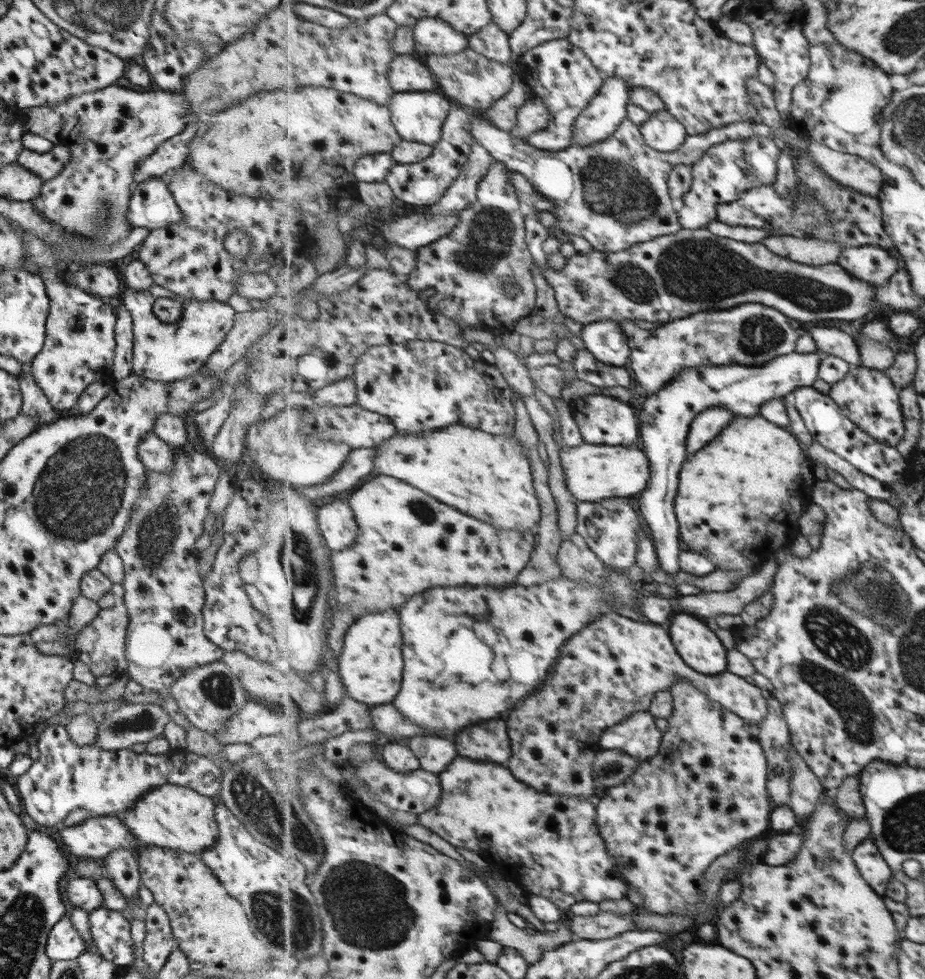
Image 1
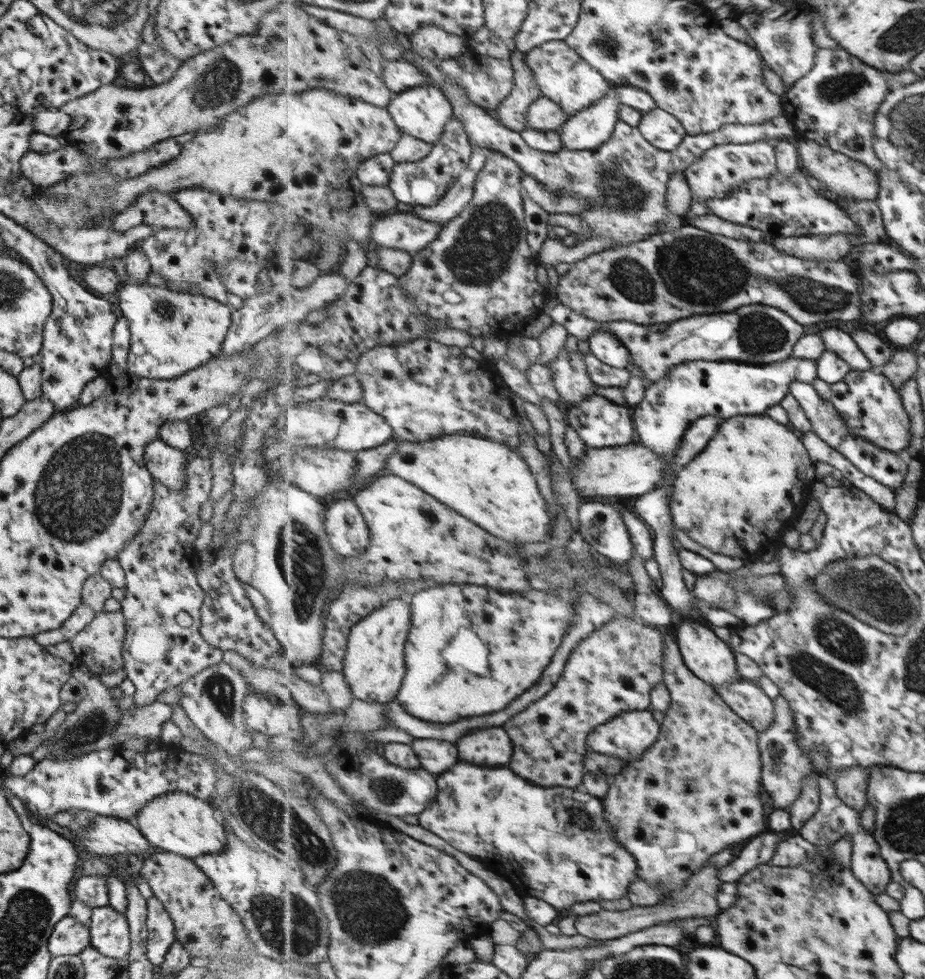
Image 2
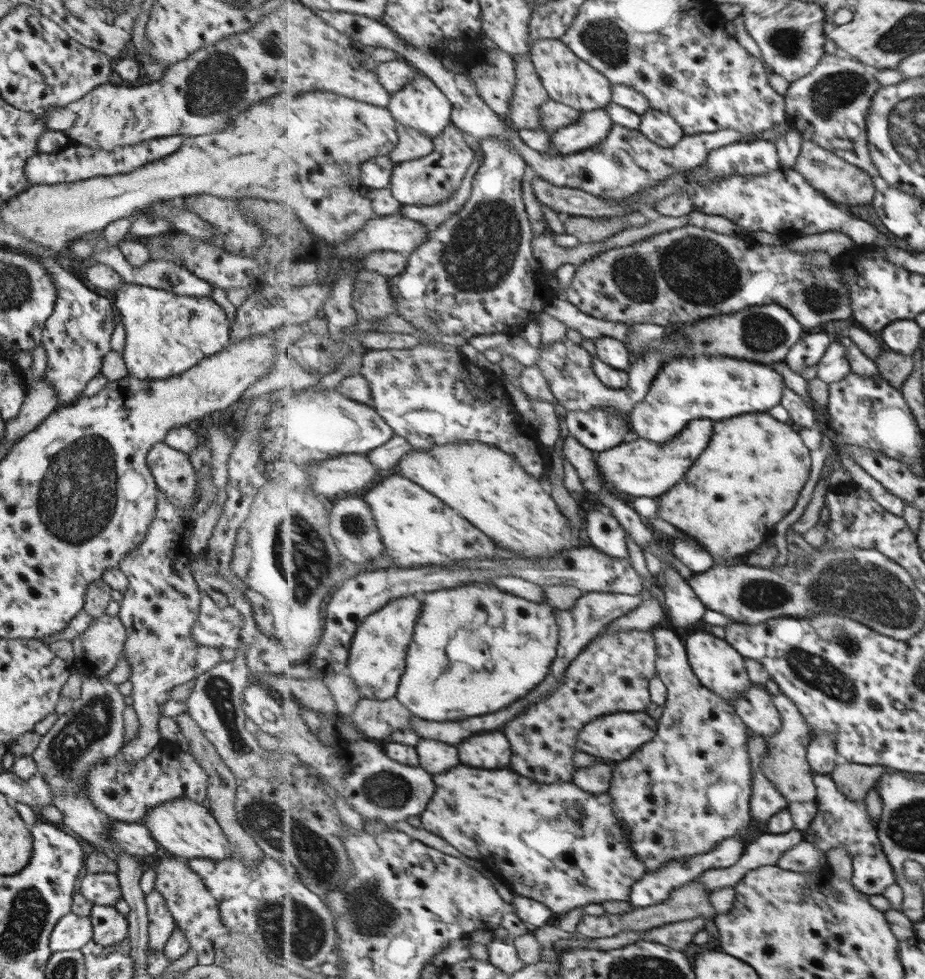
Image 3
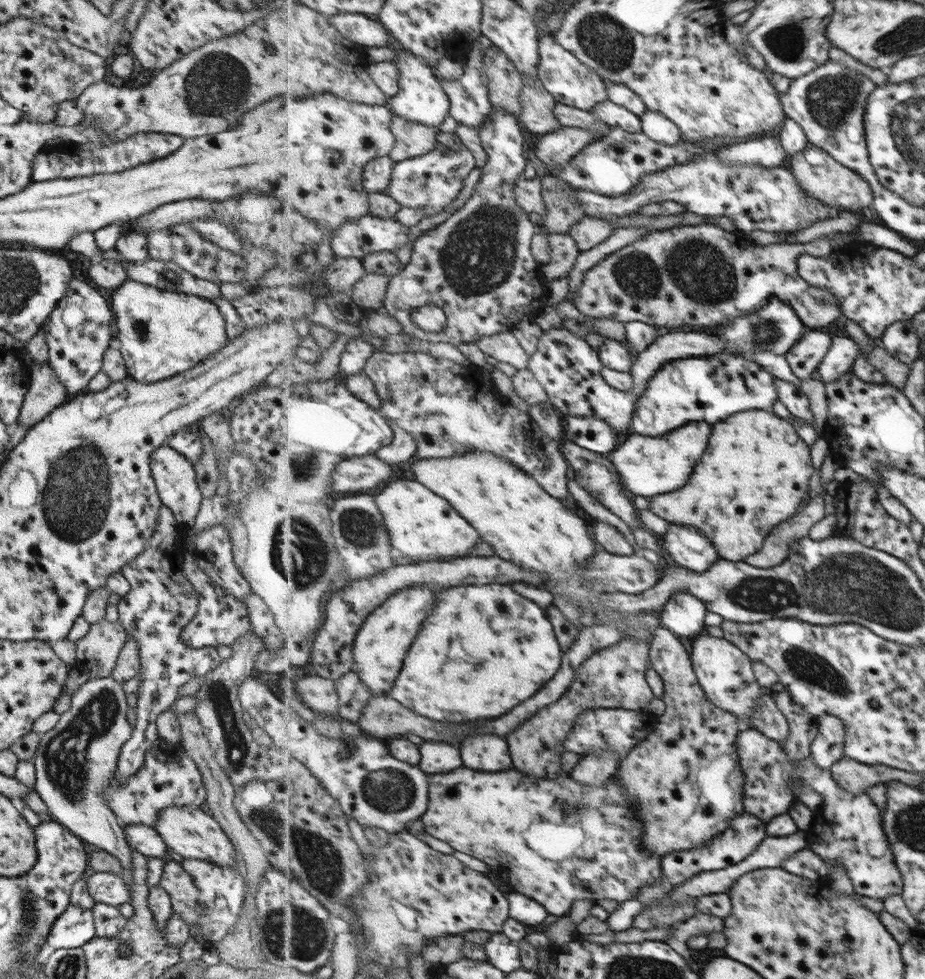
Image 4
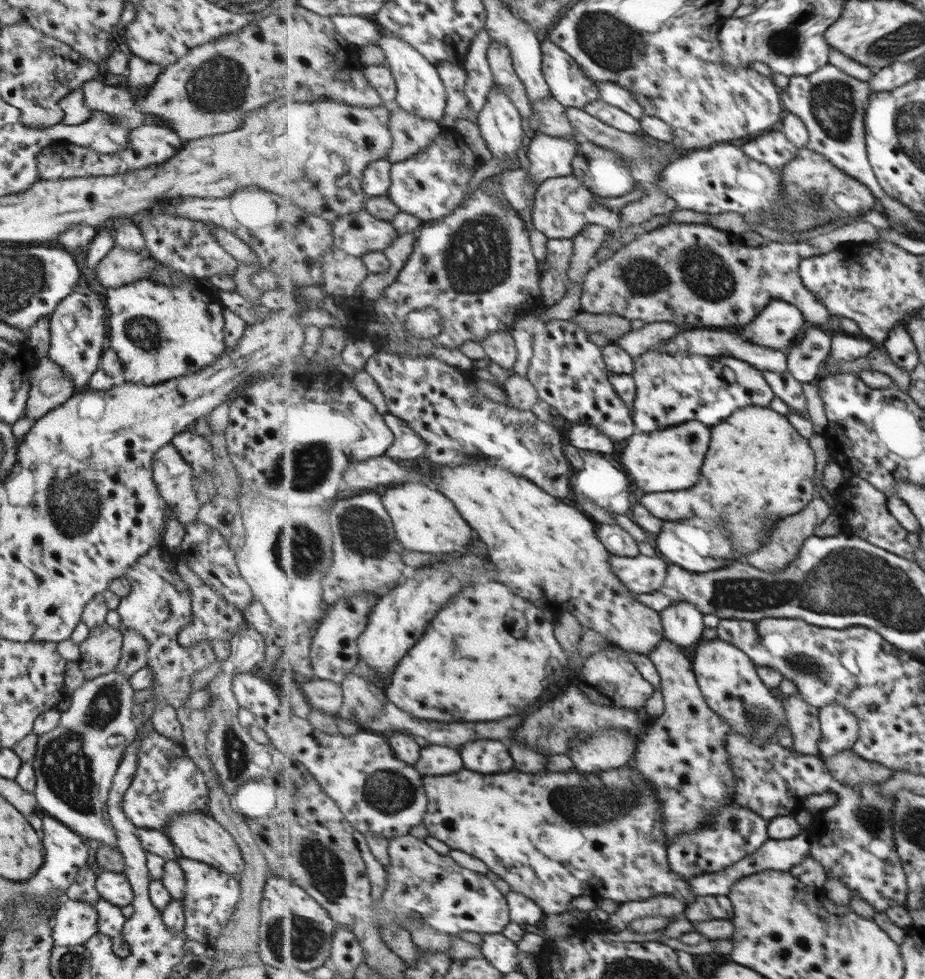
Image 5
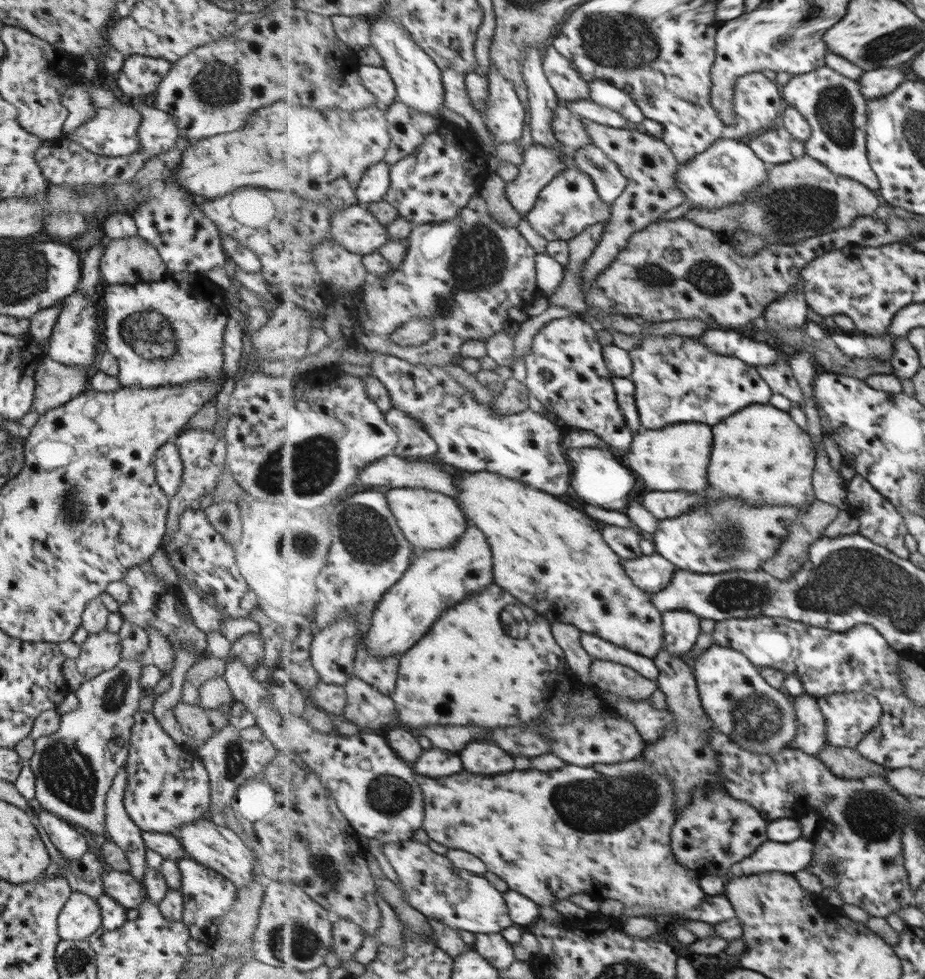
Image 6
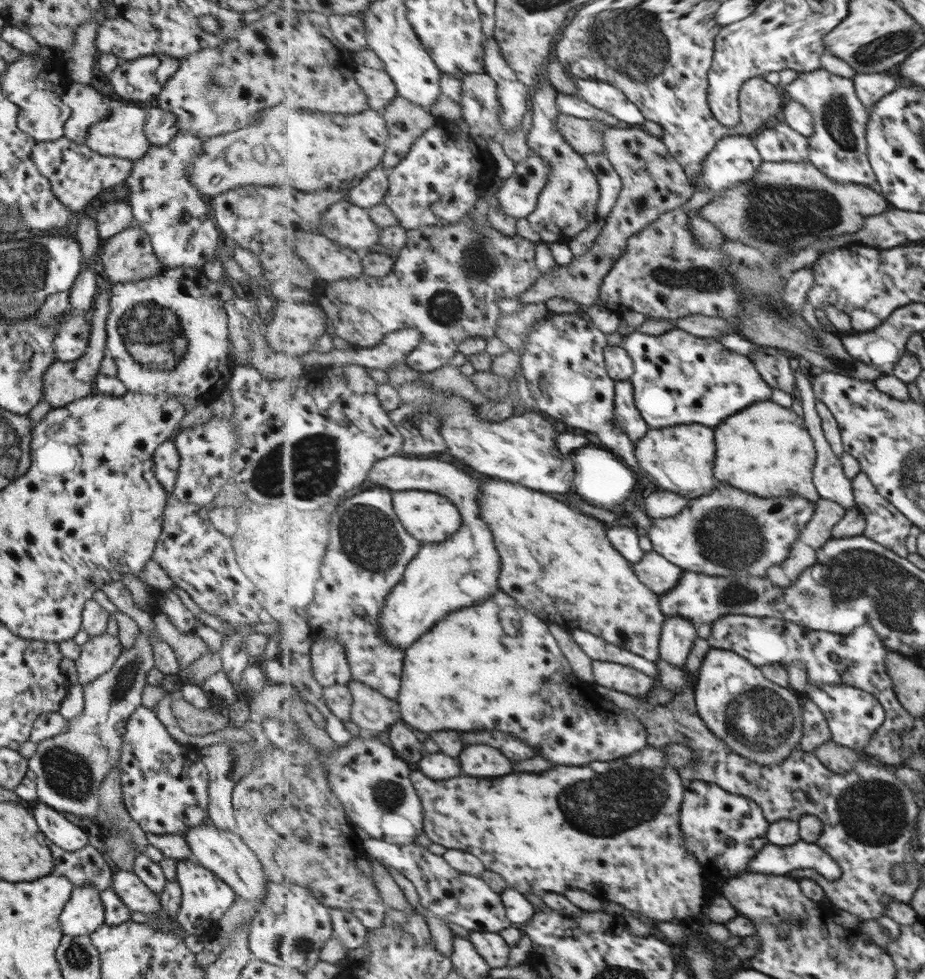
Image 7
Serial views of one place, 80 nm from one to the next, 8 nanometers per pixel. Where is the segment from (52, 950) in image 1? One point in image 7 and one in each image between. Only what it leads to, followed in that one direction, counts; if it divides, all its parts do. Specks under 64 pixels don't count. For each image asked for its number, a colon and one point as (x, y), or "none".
2: (68, 937)
3: (71, 932)
4: (74, 927)
5: (73, 922)
6: (78, 918)
7: (83, 912)

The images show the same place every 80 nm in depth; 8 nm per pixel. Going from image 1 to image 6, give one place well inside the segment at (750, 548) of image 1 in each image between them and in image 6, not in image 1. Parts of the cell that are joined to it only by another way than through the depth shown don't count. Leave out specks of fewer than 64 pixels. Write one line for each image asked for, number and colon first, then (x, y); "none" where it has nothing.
2: (738, 498)
3: (750, 478)
4: (756, 474)
5: (759, 470)
6: (761, 455)

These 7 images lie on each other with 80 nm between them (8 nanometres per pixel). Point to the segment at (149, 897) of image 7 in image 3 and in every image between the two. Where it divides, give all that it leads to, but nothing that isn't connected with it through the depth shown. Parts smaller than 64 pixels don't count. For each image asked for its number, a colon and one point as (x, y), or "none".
3: (99, 889)
4: (105, 887)
5: (113, 887)
6: (120, 886)

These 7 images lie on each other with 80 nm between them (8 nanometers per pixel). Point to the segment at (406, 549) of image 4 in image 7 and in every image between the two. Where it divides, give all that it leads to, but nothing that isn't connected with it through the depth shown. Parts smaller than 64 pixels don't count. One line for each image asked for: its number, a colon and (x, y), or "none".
5: (427, 521)
6: (431, 521)
7: (430, 517)

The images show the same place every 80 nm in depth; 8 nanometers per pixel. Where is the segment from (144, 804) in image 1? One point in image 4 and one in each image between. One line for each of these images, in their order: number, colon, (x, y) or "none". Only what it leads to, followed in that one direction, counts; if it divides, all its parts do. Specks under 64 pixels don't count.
2: (178, 823)
3: (180, 827)
4: (188, 832)

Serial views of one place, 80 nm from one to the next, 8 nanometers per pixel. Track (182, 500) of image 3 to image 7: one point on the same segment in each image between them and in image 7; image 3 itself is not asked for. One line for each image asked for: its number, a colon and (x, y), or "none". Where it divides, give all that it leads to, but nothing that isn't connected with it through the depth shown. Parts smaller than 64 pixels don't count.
4: (174, 480)
5: (172, 477)
6: (168, 469)
7: (165, 459)

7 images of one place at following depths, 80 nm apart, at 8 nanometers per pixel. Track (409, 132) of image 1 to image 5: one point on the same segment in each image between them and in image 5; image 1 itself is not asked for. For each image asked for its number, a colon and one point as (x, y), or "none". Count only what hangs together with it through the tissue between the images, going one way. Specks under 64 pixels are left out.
2: (424, 111)
3: (422, 105)
4: (422, 98)
5: (421, 91)

